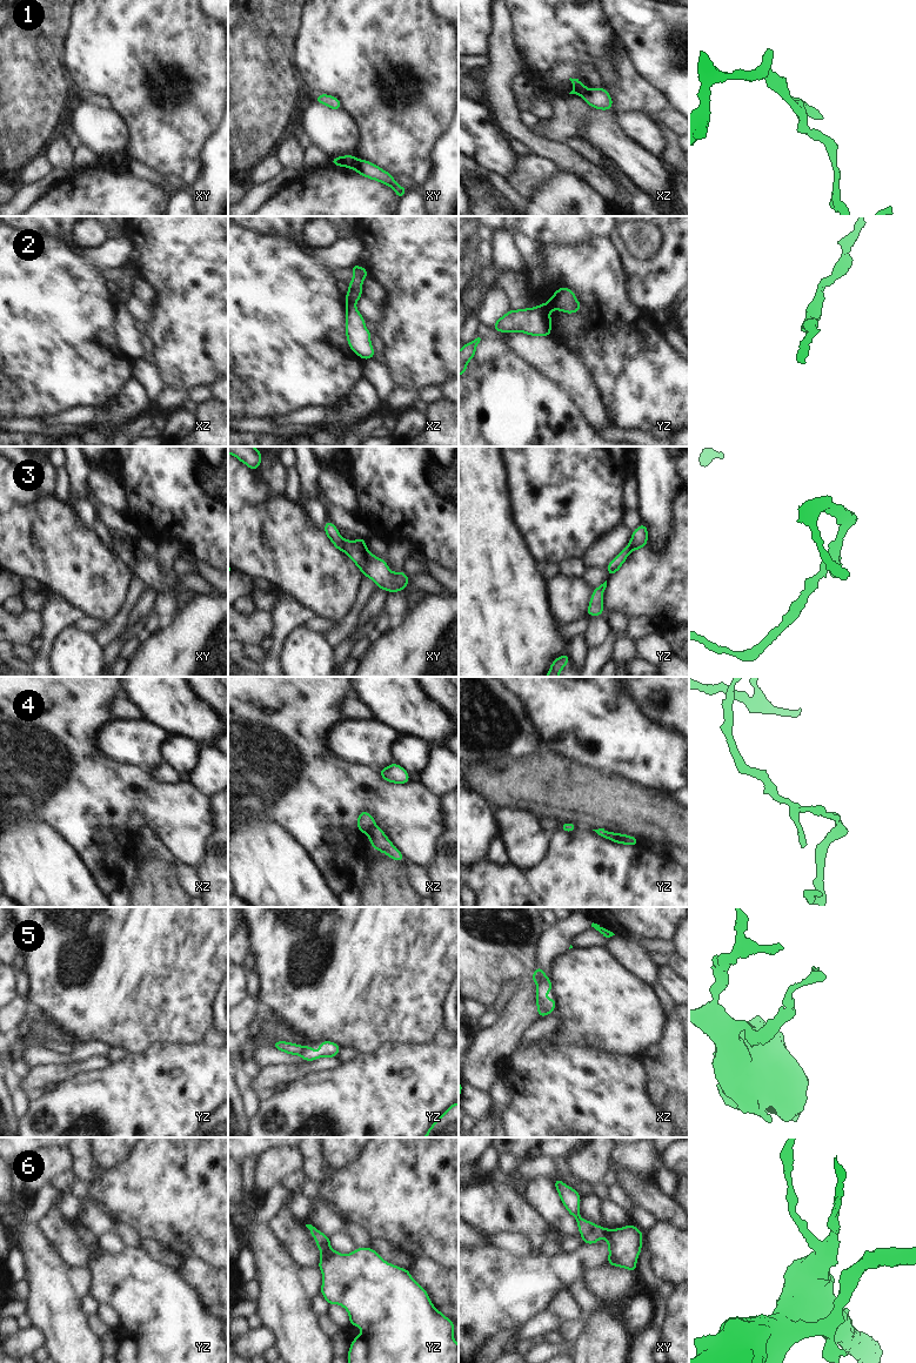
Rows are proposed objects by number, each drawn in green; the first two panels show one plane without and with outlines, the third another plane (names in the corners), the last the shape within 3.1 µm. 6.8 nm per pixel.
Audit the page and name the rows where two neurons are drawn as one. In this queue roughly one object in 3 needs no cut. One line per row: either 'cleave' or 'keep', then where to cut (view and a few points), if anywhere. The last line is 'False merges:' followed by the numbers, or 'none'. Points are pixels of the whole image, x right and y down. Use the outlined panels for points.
1: cleave; cut xy (356, 159), (349, 167)
2: cleave; cut xz (347, 302), (354, 303)
3: cleave; cut xy (342, 539), (345, 551)
4: cleave; cut xz (375, 824), (366, 833)
5: cleave; cut xz (546, 977), (537, 984)
6: keep; cut none
False merges: 1, 2, 3, 4, 5

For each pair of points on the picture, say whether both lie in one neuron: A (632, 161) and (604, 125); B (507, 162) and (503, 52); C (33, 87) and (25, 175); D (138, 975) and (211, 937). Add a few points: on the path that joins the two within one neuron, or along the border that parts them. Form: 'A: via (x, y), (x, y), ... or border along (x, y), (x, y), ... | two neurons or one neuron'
A: via (622, 152), (604, 134) | one neuron
B: border along (492, 113), (496, 127), (508, 139) | two neurons
C: border along (44, 152), (20, 169) | two neurons
D: via (155, 958), (176, 937), (193, 937) | one neuron

